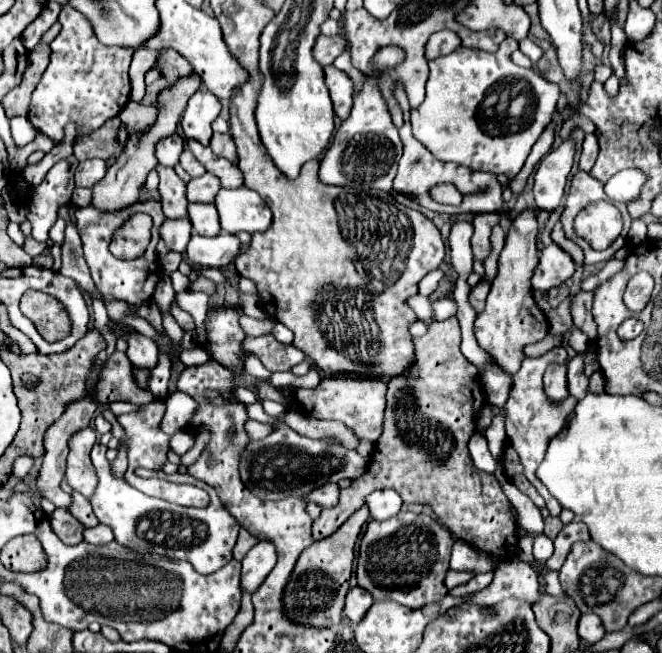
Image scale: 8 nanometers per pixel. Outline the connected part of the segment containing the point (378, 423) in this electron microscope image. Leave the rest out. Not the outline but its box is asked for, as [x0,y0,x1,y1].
[295,377,387,441]

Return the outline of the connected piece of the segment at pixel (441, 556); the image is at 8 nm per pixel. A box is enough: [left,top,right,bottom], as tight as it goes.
[357,511,455,607]

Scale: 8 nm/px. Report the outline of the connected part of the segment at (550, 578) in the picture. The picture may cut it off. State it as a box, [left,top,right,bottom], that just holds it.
[543,571,565,597]

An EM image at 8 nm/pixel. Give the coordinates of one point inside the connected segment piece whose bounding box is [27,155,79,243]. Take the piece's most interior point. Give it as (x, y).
(56, 190)

